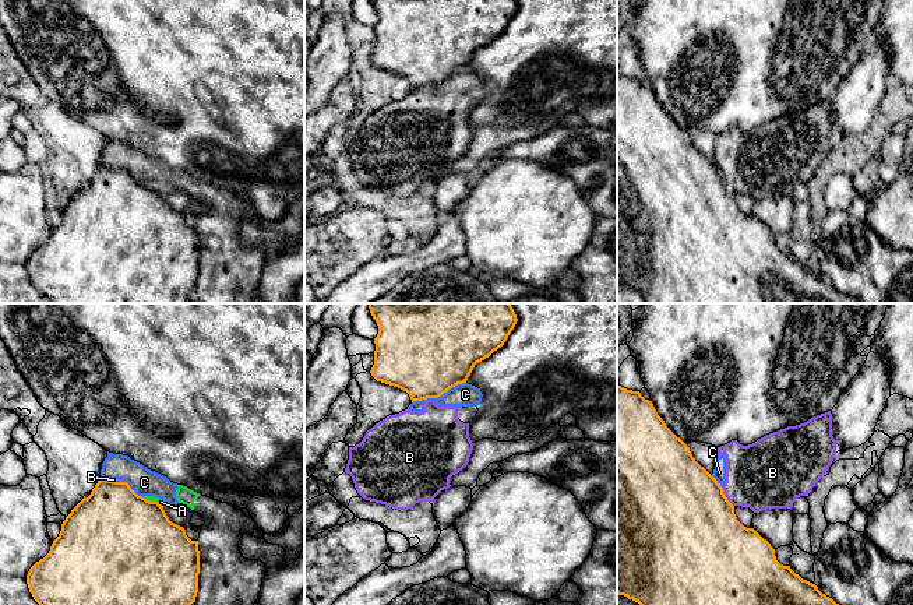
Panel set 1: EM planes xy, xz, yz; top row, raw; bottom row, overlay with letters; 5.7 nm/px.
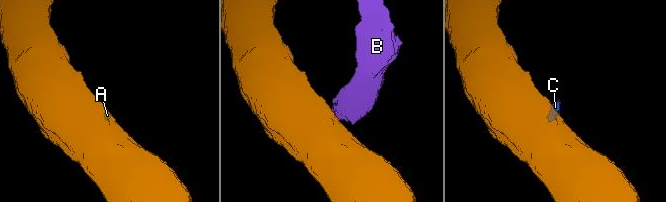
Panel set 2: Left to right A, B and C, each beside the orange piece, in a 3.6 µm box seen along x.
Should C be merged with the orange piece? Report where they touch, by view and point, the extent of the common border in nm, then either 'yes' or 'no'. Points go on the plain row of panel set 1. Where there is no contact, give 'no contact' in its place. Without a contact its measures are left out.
xz (439, 83) | 340 nm | no

